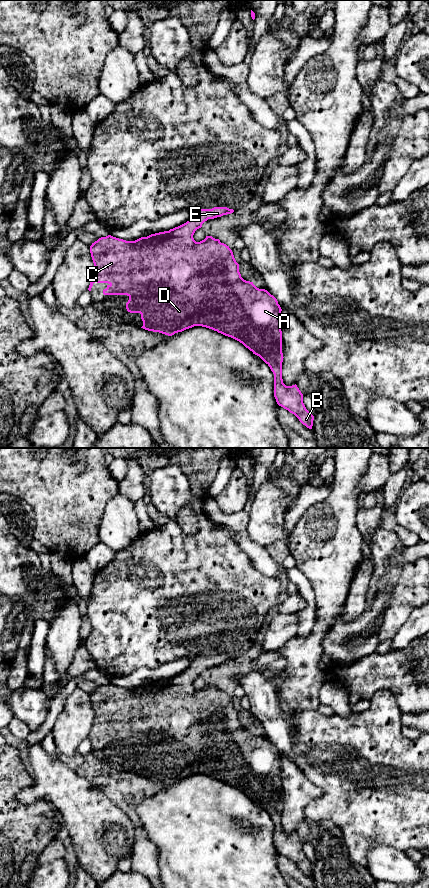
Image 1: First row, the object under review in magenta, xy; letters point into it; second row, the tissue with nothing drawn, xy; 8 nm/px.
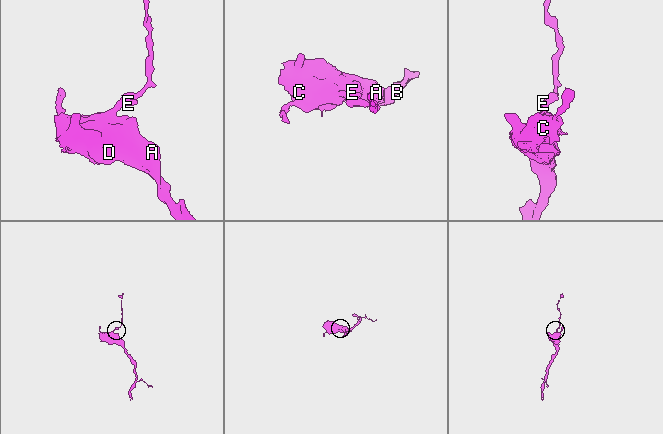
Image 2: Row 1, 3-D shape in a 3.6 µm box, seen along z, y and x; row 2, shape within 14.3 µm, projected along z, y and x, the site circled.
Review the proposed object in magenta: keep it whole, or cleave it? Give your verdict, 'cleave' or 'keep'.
keep

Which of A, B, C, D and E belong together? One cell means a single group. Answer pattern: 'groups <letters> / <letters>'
groups A B C D E

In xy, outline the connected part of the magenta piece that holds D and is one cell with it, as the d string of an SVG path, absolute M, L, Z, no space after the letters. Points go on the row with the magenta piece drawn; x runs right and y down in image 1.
M227 207L197 209L186 223L169 231L135 241L111 235L99 238L90 246L95 267L88 290L91 291L95 282L107 283L104 295L127 295L127 311L141 314L141 328L145 330L172 336L194 326L202 326L239 341L270 367L274 374L277 404L312 429L314 416L306 409L303 394L296 384L286 386L283 383L282 309L277 299L241 277L239 264L229 246L212 236L206 236L200 242L193 238L195 231L208 219L233 212Z

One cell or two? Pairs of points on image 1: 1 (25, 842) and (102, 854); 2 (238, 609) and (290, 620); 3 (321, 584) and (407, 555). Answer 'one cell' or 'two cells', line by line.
1: two cells
2: two cells
3: two cells

